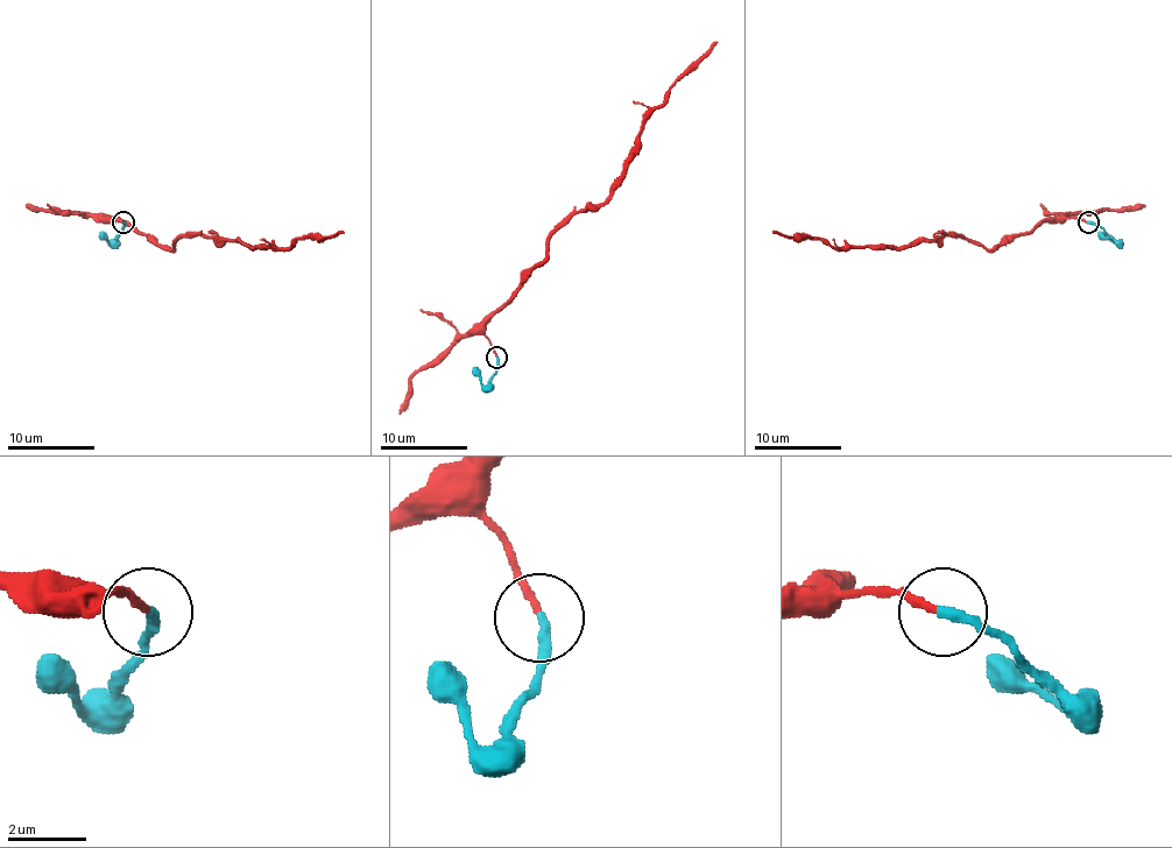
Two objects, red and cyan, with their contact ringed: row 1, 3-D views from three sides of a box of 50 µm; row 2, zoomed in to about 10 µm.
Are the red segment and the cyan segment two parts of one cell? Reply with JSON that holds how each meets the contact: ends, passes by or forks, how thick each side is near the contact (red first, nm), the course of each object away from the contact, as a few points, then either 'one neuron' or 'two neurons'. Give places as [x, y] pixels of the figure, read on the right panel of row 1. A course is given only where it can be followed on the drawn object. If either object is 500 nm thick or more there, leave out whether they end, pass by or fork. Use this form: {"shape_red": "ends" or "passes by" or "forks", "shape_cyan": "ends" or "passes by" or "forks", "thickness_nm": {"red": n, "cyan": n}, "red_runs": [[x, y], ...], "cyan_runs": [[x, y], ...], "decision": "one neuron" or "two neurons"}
{"shape_red": "ends", "shape_cyan": "ends", "thickness_nm": {"red": 170, "cyan": 240}, "red_runs": [[1087, 221], [1045, 217], [990, 249], [945, 234], [899, 247], [833, 247], [772, 232]], "cyan_runs": [[1088, 221], [1117, 241], [1103, 239], [1098, 232]], "decision": "one neuron"}

